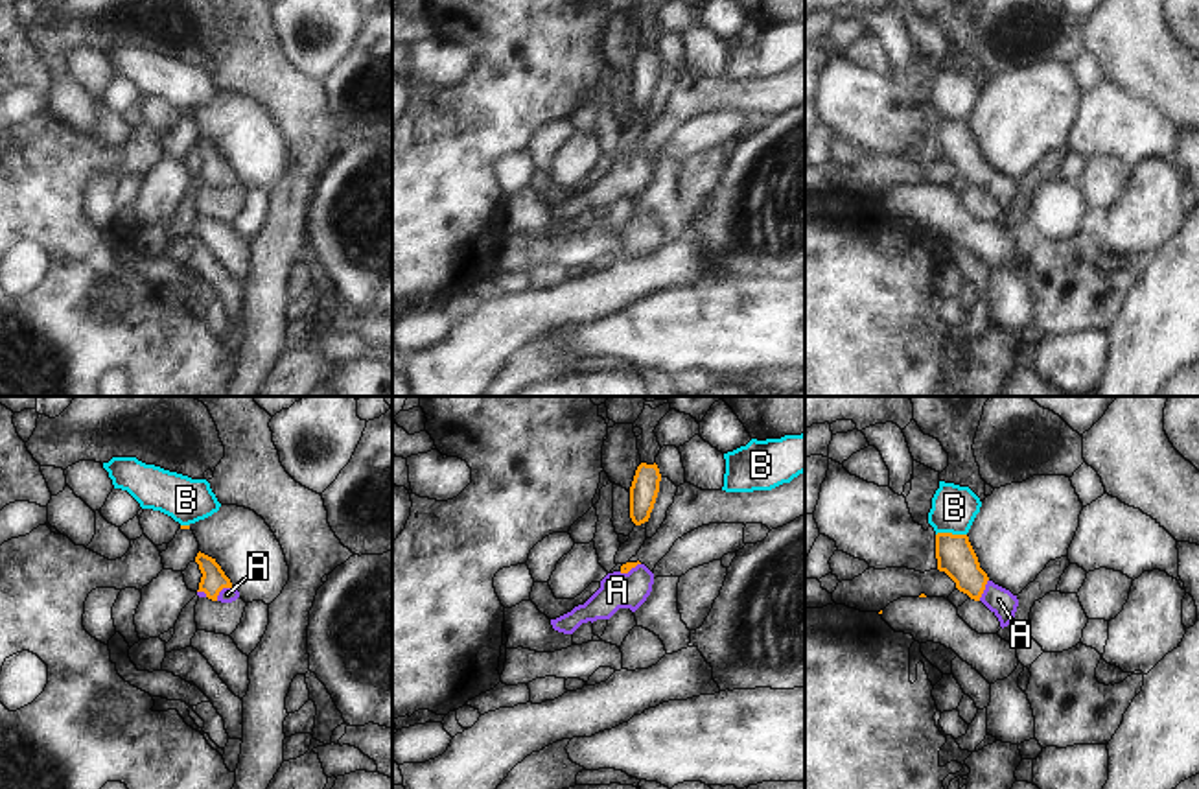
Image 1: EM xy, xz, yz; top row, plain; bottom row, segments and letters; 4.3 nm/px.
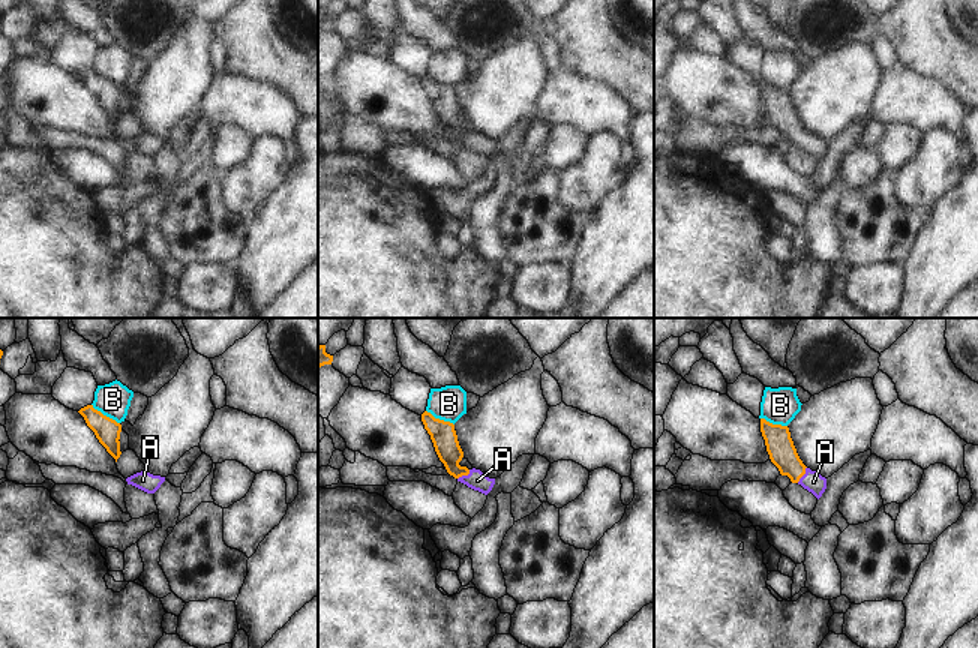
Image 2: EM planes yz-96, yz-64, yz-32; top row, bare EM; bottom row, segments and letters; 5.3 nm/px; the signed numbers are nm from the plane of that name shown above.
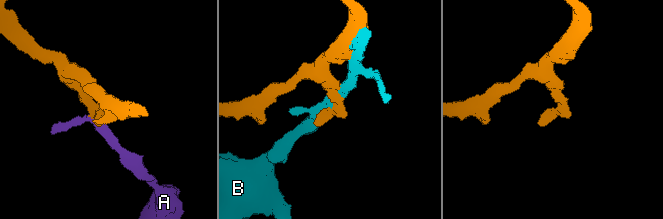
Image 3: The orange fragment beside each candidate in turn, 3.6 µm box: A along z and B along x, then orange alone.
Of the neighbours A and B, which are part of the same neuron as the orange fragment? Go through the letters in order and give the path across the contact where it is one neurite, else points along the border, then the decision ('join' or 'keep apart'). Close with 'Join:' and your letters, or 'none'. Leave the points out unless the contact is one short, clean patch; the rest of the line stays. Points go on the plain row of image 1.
A: way xy (214, 166), (221, 176), (227, 181); join
B: keep apart
Join: A

